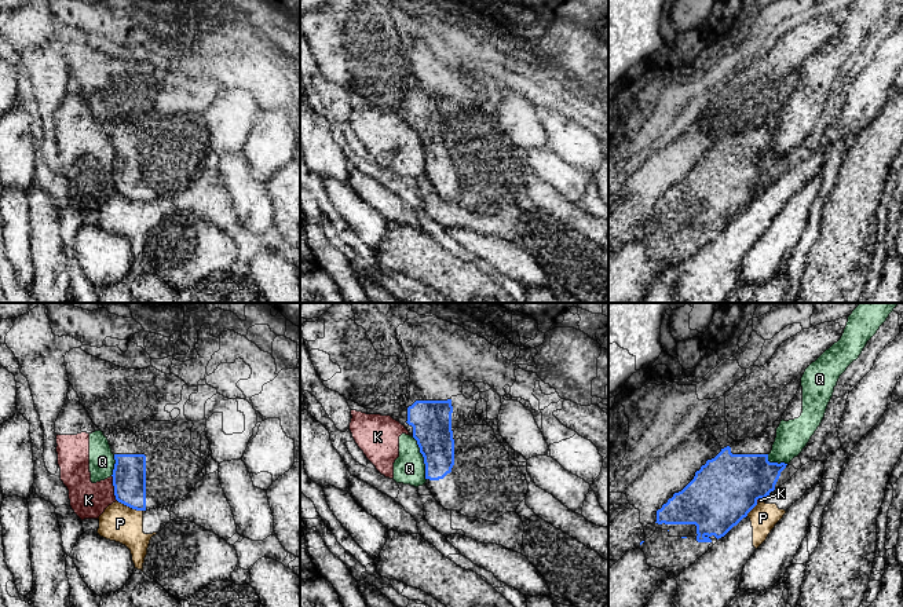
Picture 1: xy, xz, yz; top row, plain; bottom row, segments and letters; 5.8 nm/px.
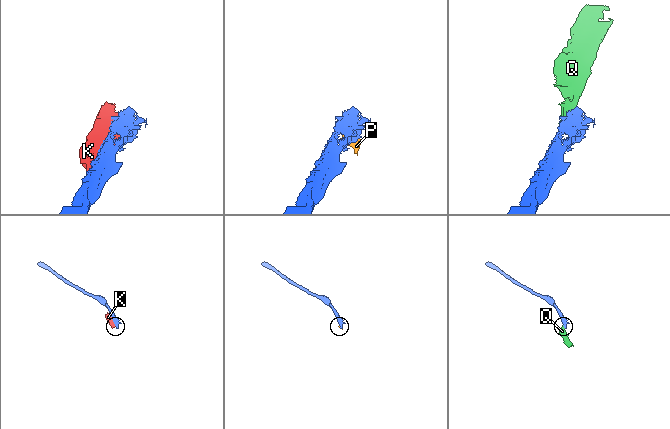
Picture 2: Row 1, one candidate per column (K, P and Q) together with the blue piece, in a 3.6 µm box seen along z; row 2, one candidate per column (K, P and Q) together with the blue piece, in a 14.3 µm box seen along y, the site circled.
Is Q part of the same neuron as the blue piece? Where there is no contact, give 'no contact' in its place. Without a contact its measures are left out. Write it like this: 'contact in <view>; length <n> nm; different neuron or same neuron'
contact in xz; length 260 nm; different neuron

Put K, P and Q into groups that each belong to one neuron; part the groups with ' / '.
K Q / P

